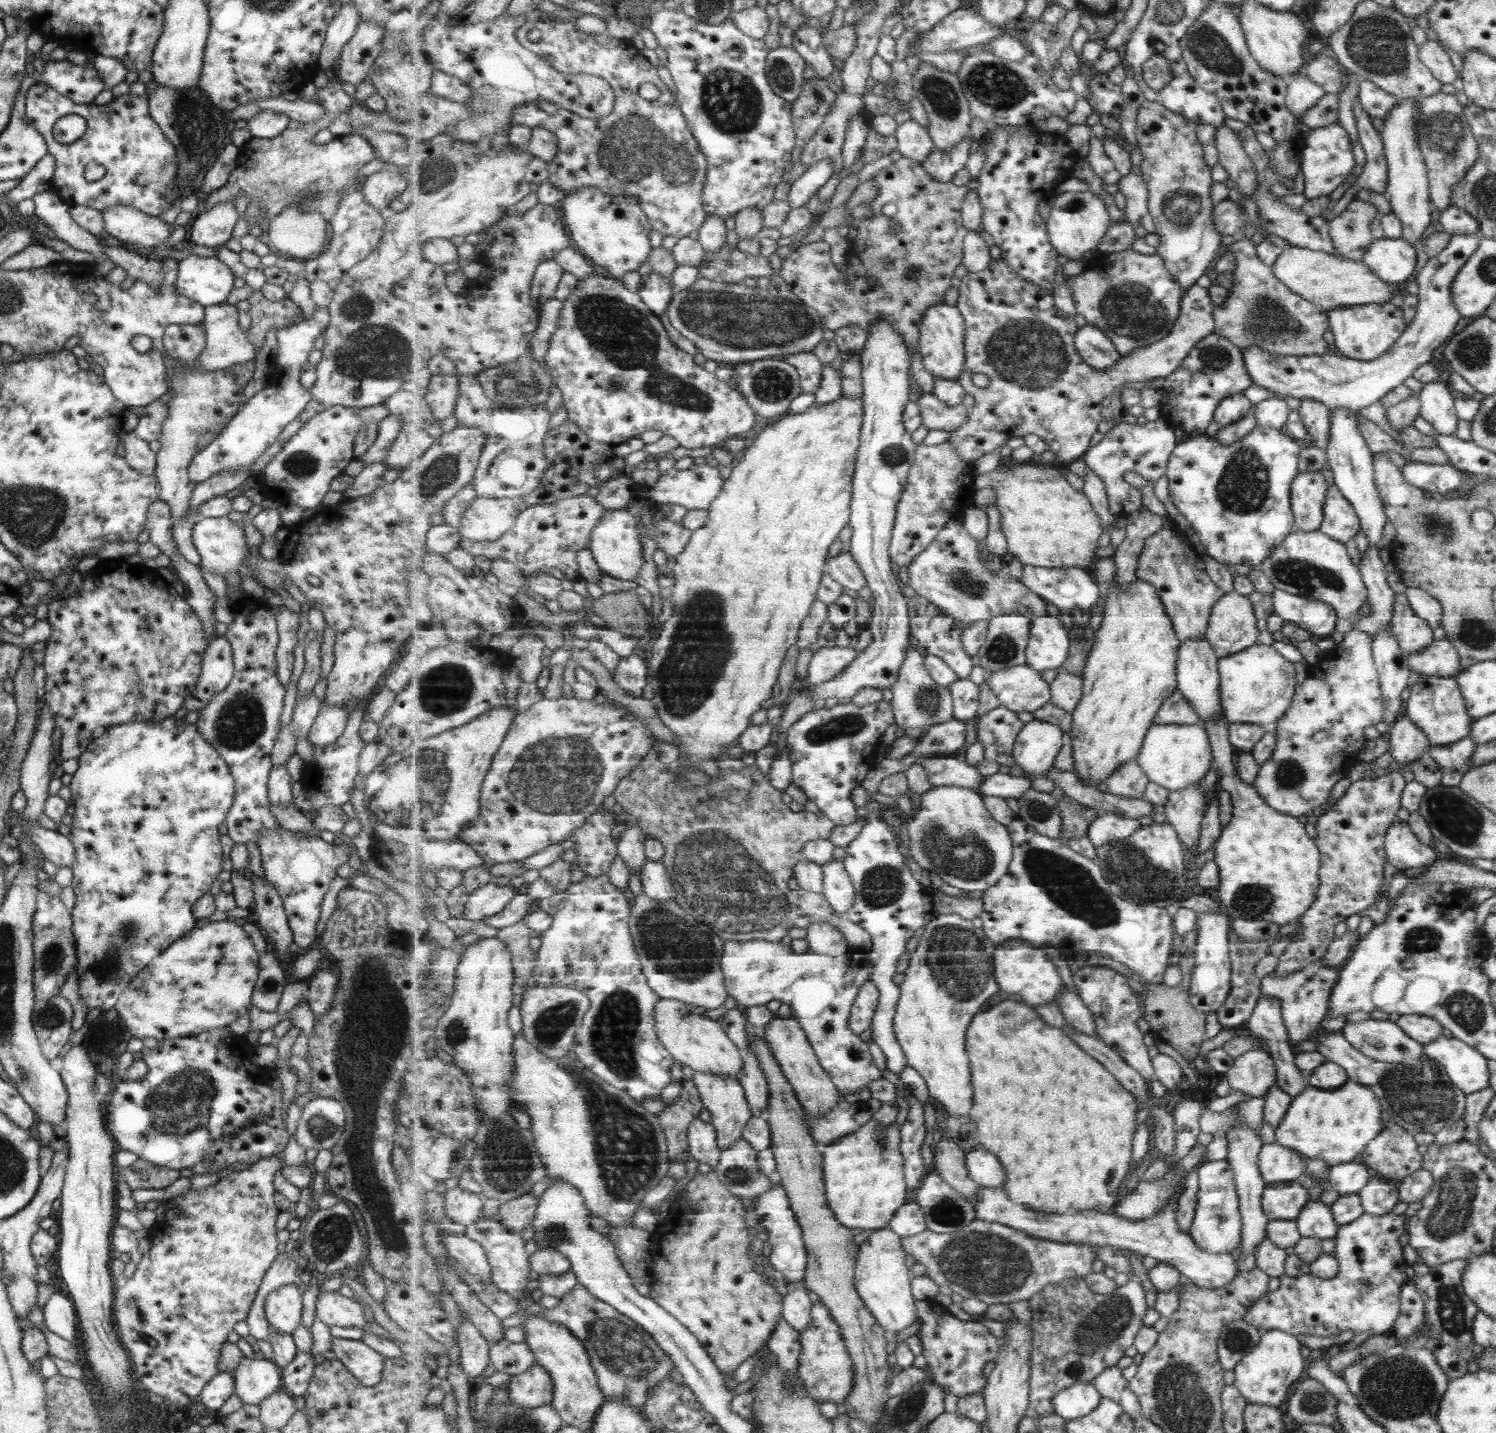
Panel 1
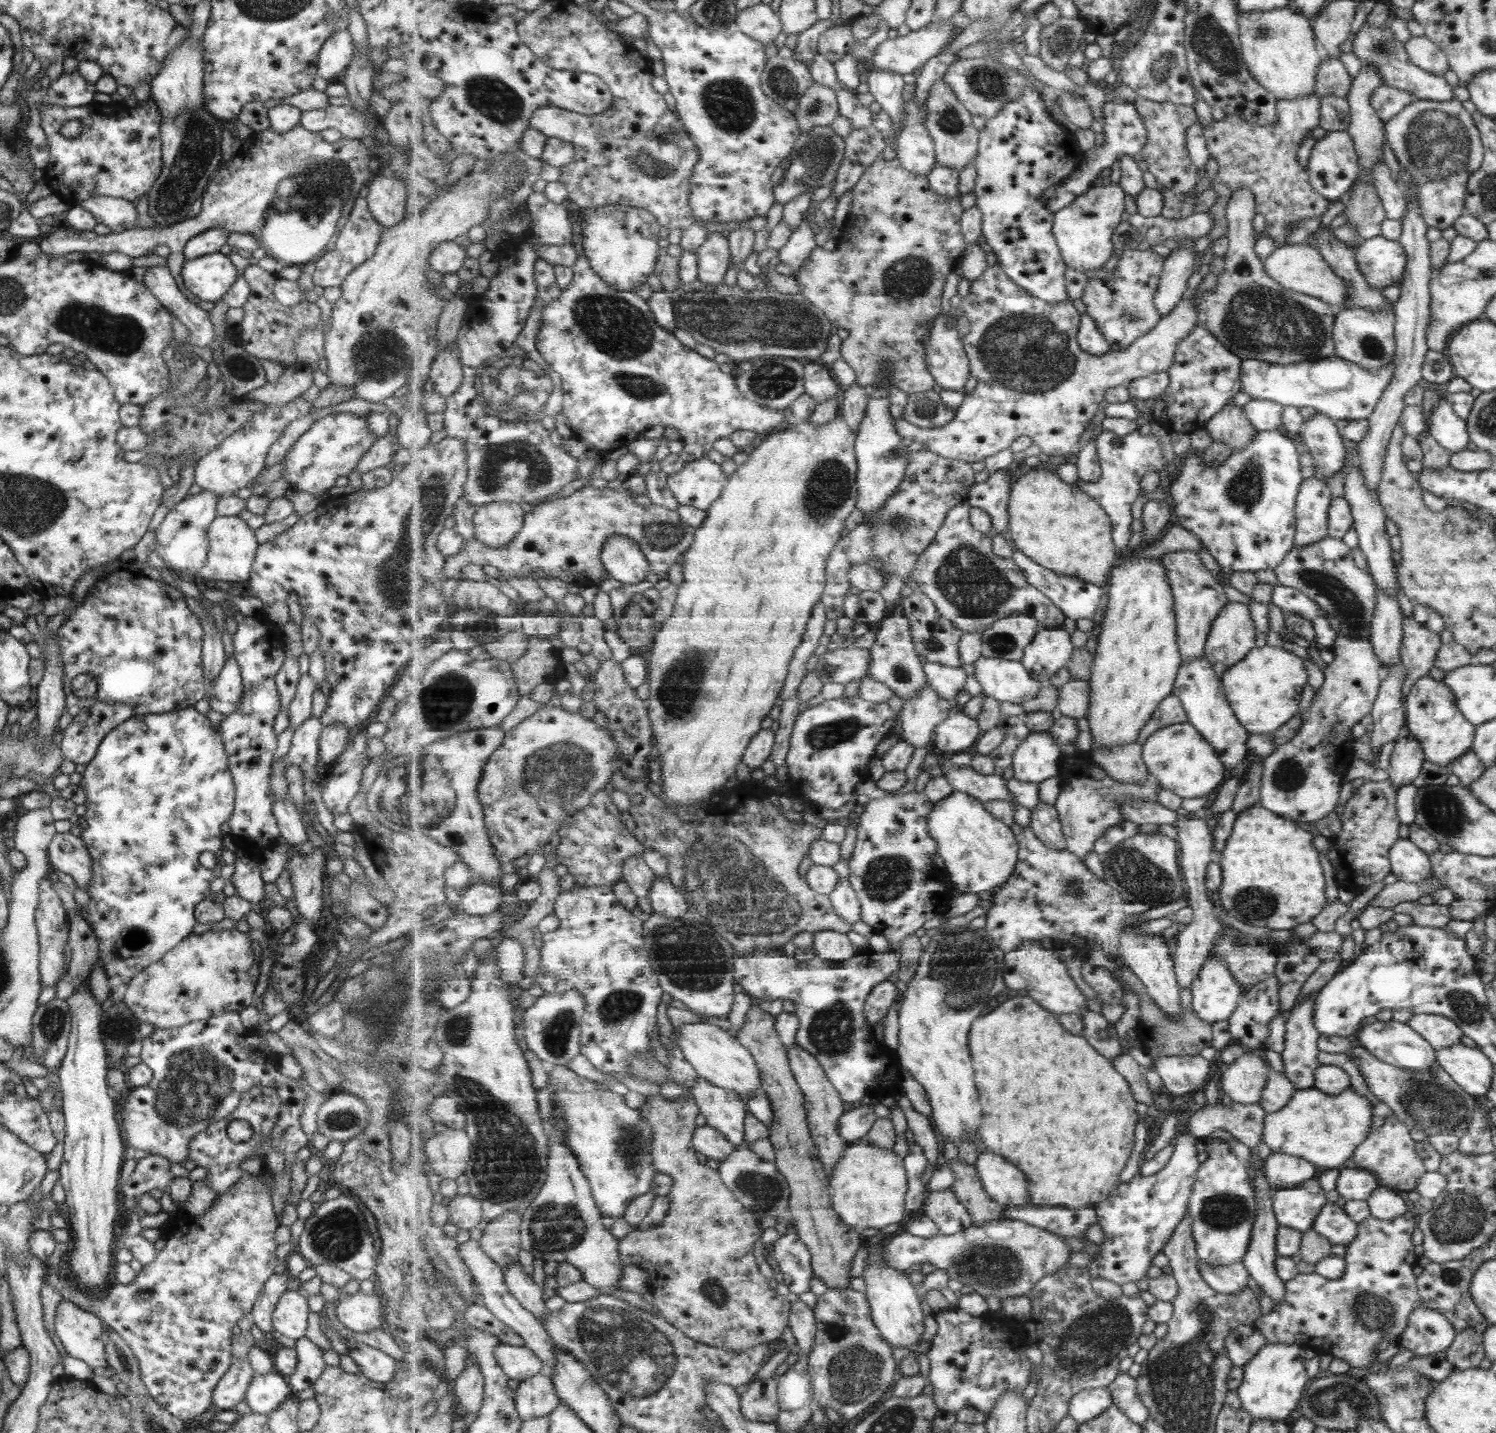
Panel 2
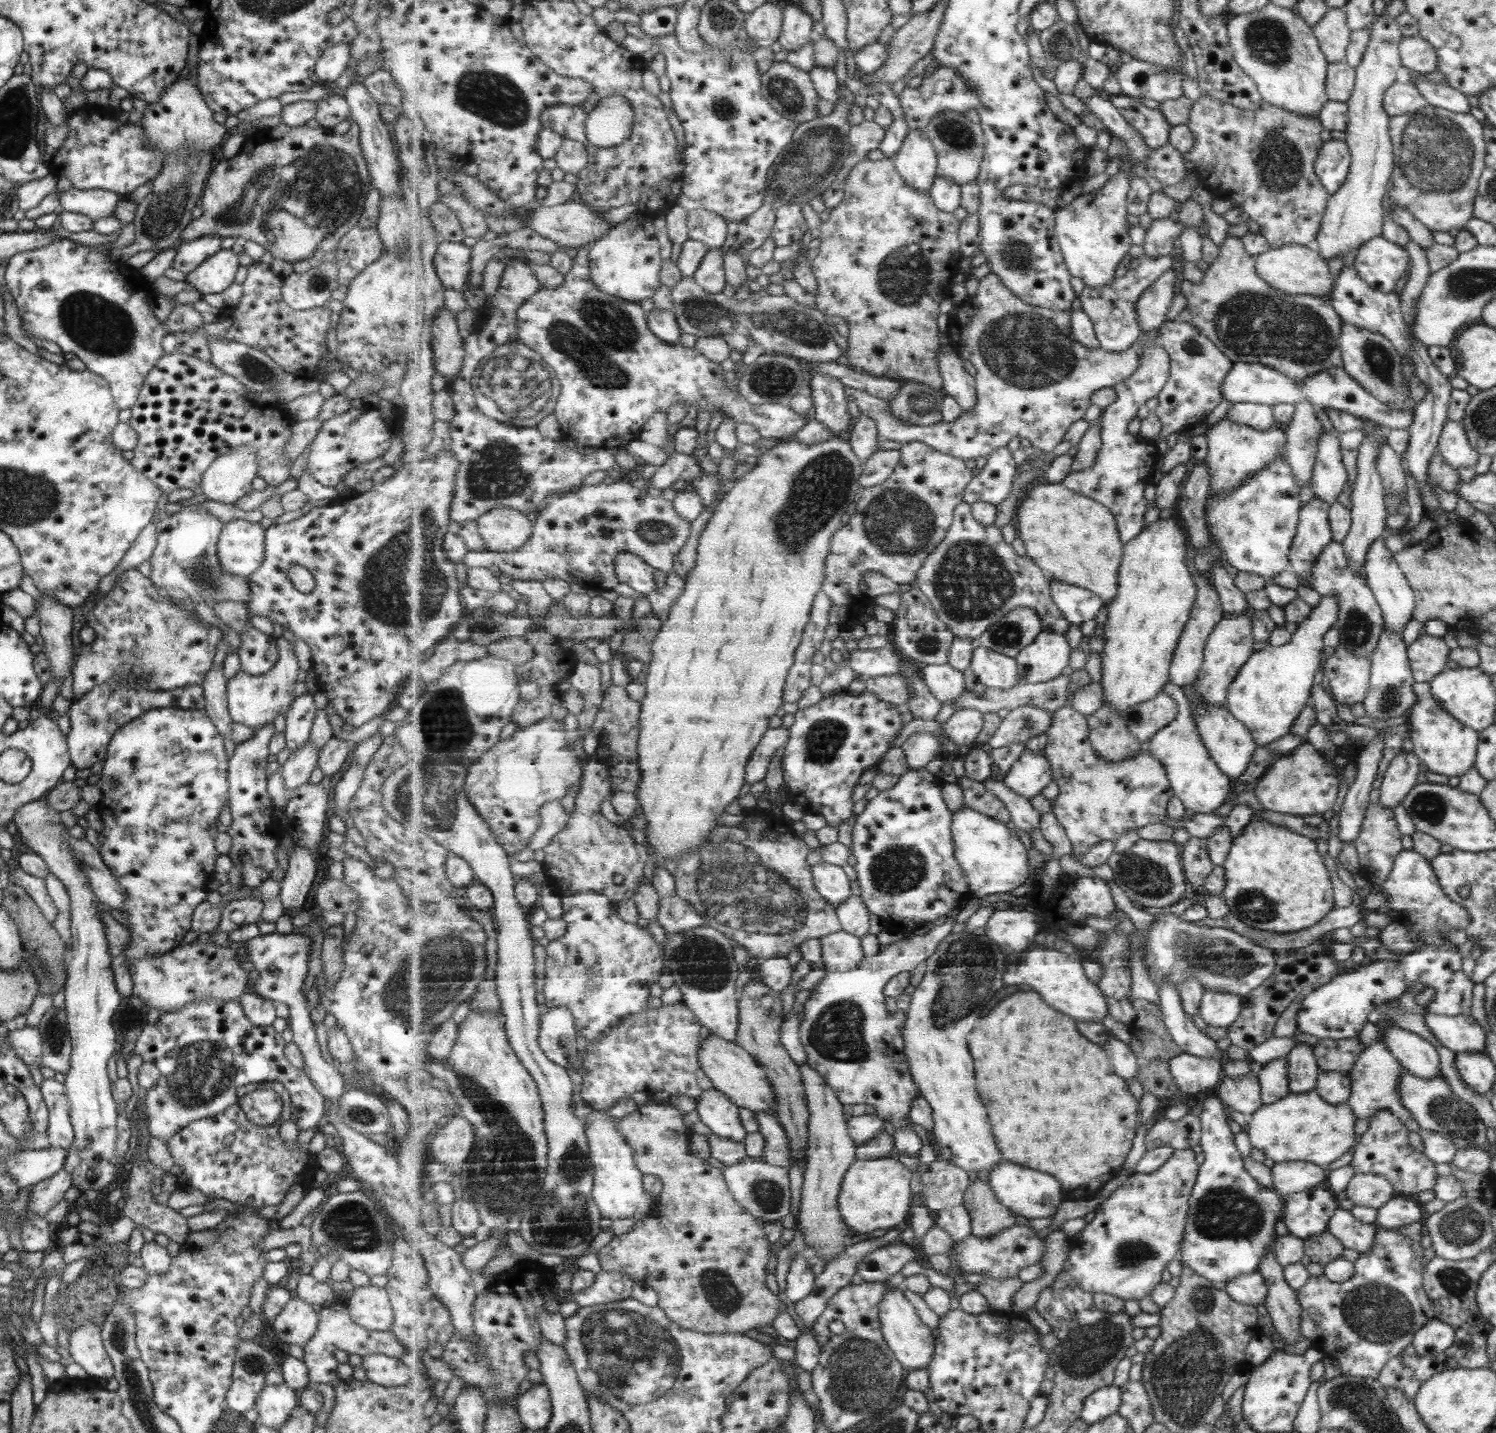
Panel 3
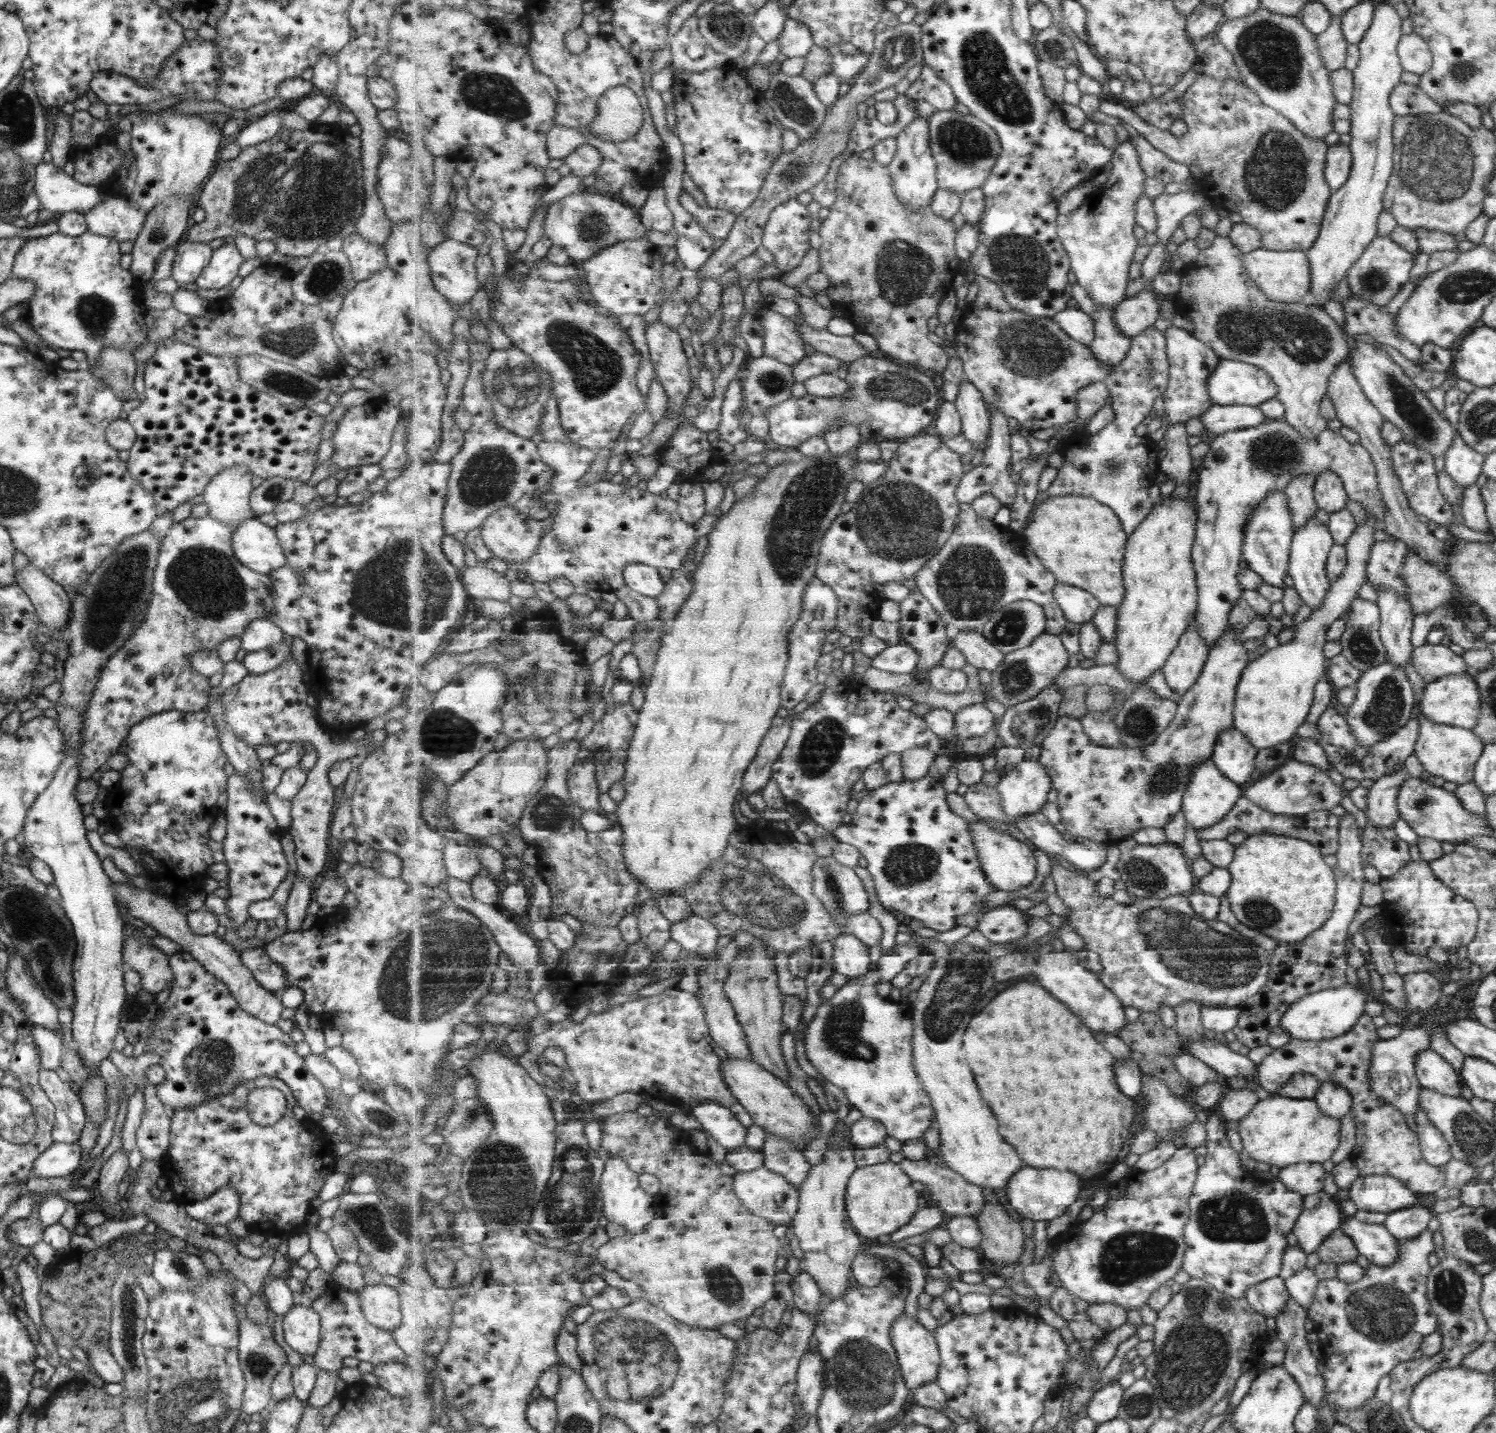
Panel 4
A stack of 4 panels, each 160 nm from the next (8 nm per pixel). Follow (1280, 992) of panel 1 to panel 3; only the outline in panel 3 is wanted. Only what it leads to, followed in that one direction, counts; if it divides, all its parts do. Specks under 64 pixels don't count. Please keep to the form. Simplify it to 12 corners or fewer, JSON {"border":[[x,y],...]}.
{"border":[[1301,1041],[1284,1056],[1290,1093],[1313,1090],[1320,1068]]}

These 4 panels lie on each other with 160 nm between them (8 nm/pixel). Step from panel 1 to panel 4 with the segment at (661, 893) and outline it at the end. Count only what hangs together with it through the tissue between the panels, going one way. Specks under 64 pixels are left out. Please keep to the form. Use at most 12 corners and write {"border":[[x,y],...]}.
{"border":[[698,914],[671,925],[673,945],[715,956],[719,929]]}

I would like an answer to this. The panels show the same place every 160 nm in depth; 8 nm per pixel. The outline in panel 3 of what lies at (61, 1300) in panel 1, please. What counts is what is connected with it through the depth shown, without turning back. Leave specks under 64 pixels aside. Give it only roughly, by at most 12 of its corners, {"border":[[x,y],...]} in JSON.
{"border":[[83,1324],[69,1334],[69,1361],[88,1378],[111,1378],[100,1326]]}

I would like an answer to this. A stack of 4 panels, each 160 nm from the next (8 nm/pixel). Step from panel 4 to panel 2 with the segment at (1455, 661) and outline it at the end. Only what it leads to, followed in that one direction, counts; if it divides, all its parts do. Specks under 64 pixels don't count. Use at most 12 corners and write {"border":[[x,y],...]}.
{"border":[[1402,617],[1398,651],[1406,674],[1404,697],[1427,675],[1441,643],[1412,618]]}

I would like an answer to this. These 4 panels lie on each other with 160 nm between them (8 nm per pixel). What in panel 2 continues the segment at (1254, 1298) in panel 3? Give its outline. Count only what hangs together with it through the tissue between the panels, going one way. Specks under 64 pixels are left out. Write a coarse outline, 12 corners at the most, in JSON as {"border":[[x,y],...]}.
{"border":[[1240,1262],[1203,1266],[1201,1279],[1214,1291],[1247,1287],[1249,1274]]}

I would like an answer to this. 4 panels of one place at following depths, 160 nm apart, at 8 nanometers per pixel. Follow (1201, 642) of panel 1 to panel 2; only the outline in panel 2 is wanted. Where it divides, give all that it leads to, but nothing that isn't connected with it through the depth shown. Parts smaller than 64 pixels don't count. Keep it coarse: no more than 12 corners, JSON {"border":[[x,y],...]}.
{"border":[[1204,657],[1183,662],[1172,694],[1225,769],[1249,734]]}

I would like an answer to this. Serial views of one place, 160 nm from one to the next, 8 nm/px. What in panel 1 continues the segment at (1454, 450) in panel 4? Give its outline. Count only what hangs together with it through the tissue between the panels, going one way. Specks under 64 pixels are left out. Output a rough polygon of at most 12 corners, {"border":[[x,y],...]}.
{"border":[[1445,379],[1423,383],[1419,416],[1438,439],[1458,420]]}

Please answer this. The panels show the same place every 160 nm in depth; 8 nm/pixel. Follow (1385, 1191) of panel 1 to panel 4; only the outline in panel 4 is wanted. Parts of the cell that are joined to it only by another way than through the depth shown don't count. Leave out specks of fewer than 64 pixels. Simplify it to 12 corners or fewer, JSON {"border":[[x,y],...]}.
{"border":[[1420,1206],[1387,1213],[1382,1226],[1396,1240],[1413,1240],[1433,1213]]}

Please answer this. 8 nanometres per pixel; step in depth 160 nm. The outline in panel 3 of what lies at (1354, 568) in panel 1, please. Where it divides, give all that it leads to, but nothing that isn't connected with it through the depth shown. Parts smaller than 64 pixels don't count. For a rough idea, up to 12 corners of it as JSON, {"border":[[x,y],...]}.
{"border":[[1329,542],[1306,584],[1334,594],[1331,628],[1358,657],[1374,651],[1384,622],[1366,582]]}

